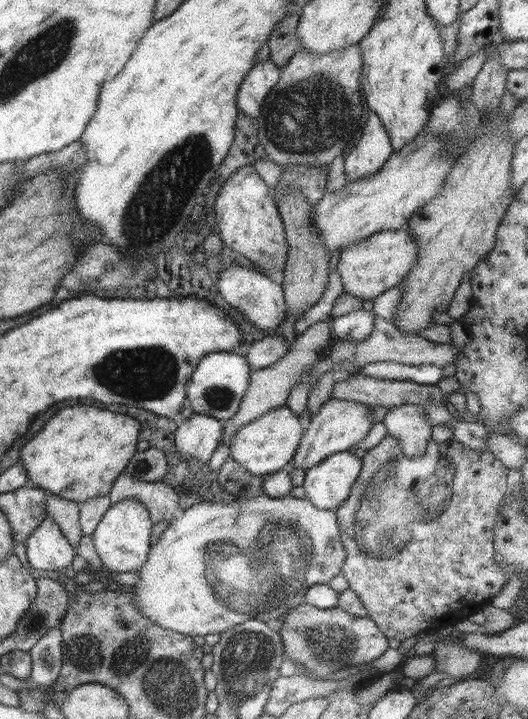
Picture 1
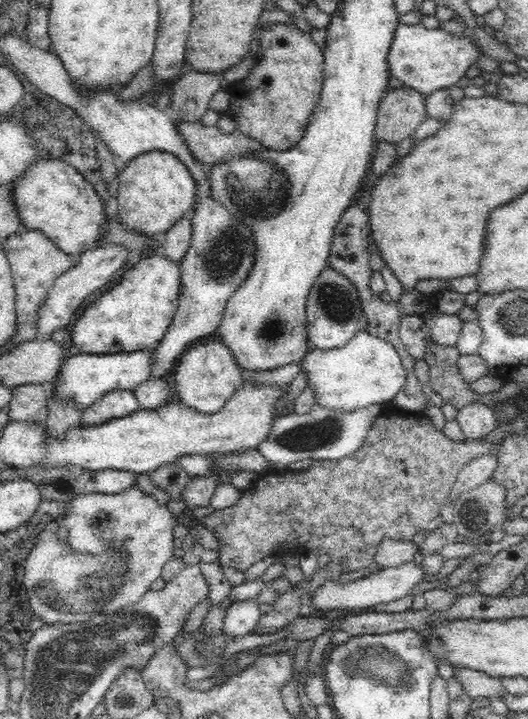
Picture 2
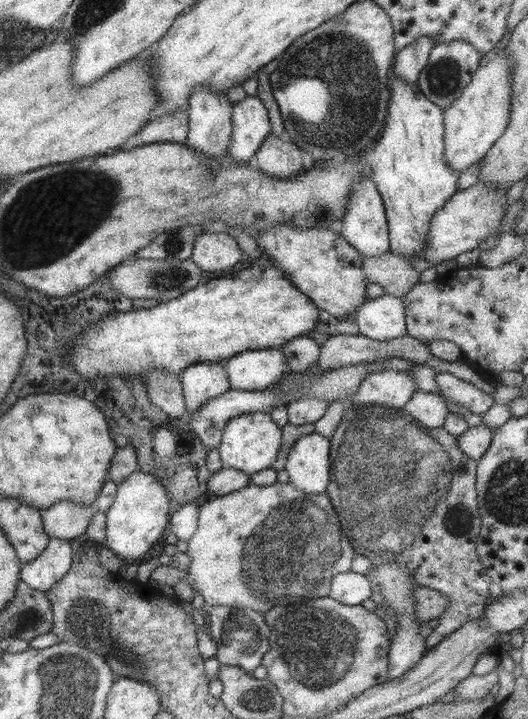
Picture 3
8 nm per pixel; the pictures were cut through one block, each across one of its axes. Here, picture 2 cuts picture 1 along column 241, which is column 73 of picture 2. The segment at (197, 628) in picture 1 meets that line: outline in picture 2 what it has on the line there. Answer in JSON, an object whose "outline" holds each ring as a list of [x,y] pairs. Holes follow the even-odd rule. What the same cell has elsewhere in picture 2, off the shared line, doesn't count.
{"outline":[[[129,486],[116,494],[102,494],[93,490],[91,493],[75,496],[66,503],[65,511],[58,518],[50,520],[44,525],[46,528],[42,530],[42,536],[38,536],[36,544],[34,544],[26,559],[24,584],[28,588],[28,599],[30,600],[32,611],[36,613],[36,617],[45,621],[45,624],[84,622],[90,620],[91,617],[98,616],[99,613],[110,615],[142,600],[156,578],[162,576],[162,568],[166,566],[166,562],[170,562],[175,557],[174,528],[179,524],[177,516],[178,514],[172,513],[172,510],[167,505],[158,503],[153,496],[142,492],[136,486]]]}

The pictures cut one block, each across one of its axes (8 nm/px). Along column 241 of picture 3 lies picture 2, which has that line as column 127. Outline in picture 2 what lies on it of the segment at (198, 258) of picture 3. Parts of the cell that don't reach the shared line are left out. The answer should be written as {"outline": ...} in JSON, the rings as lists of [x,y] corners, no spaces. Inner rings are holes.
{"outline":[[[102,244],[94,250],[88,250],[81,255],[80,260],[61,274],[46,293],[45,299],[38,305],[35,312],[35,326],[38,338],[48,338],[50,334],[63,331],[72,322],[74,312],[78,306],[108,282],[112,281],[112,274],[116,272],[126,260],[128,252],[123,246],[117,244]]]}

